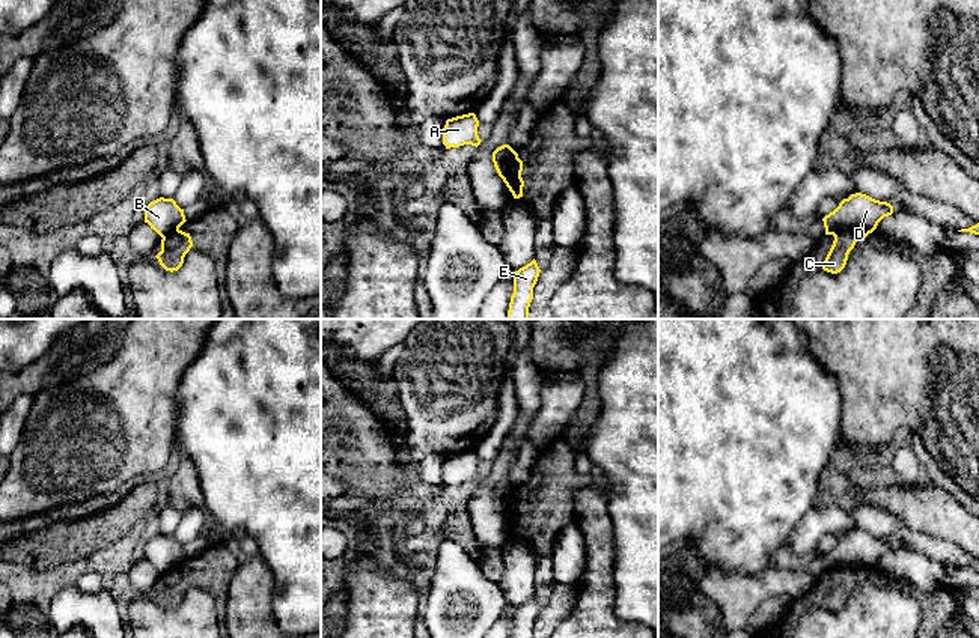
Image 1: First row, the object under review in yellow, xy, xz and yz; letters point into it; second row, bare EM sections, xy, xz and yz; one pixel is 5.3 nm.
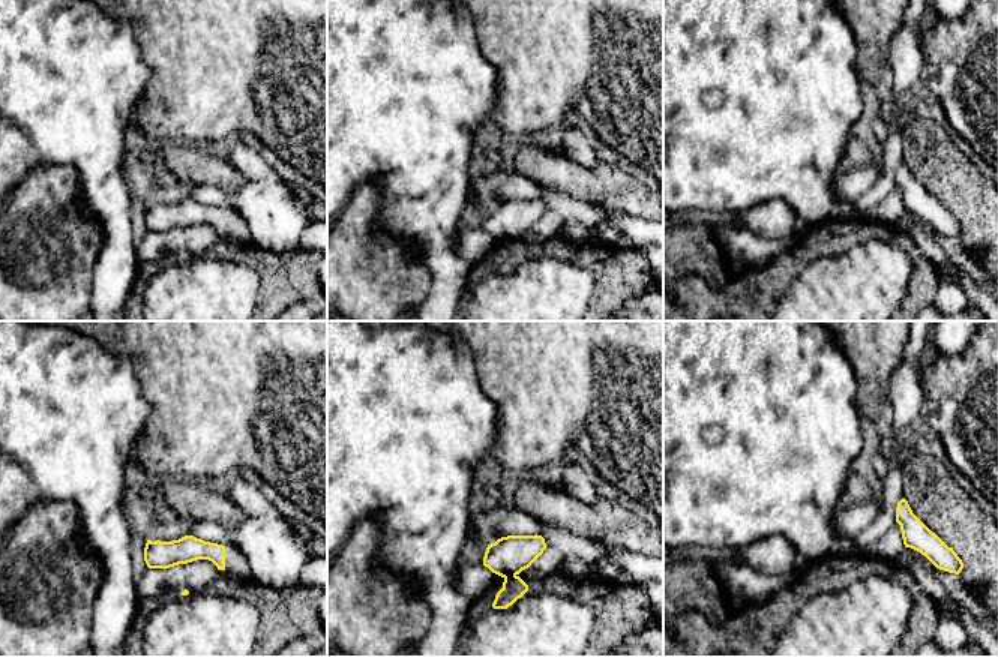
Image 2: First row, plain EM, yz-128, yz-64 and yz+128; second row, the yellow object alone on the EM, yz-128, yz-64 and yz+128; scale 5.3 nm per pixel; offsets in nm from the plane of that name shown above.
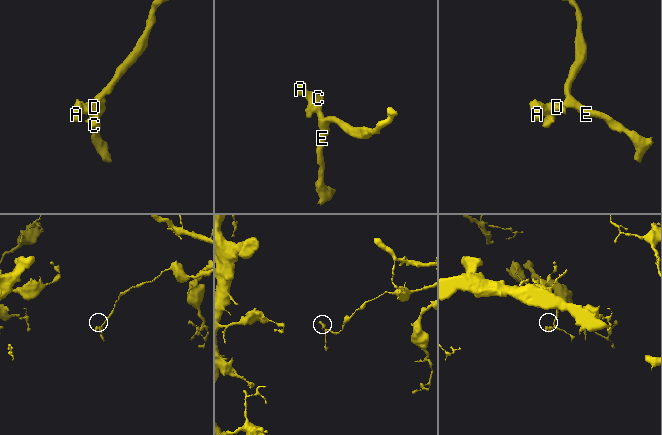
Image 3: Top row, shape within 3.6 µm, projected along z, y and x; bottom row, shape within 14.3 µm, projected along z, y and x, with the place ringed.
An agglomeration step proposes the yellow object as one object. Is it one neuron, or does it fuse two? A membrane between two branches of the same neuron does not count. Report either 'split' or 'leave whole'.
split

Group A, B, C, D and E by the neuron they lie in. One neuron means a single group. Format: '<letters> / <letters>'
A B D E / C

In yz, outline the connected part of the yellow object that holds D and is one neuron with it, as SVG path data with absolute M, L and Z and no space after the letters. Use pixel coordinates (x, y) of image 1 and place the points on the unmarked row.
M855 530L843 536L822 558L825 572L834 573L839 569L845 569L857 575L866 575L884 554L892 551L893 543L890 540Z

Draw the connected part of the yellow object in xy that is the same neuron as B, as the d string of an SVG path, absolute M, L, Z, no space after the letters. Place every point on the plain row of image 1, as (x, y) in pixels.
M160 534L145 546L145 560L161 575L173 572L185 558L184 546L173 536Z

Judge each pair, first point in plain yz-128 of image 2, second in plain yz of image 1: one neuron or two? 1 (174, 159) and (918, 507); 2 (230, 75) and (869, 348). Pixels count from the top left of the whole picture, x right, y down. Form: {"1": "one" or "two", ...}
{"1": "one", "2": "one"}

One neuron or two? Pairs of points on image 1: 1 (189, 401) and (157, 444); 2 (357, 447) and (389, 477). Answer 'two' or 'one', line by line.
1: two
2: one

